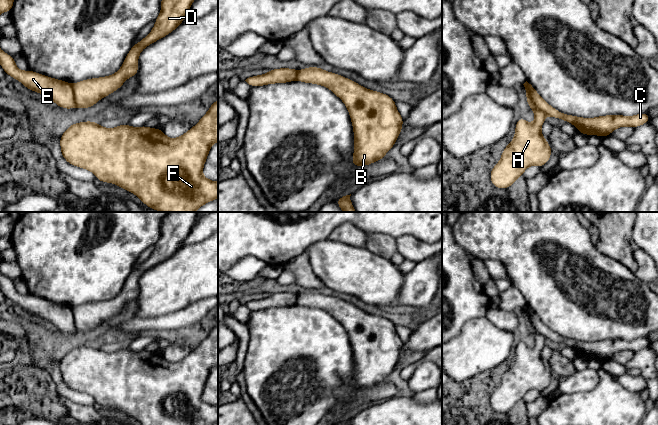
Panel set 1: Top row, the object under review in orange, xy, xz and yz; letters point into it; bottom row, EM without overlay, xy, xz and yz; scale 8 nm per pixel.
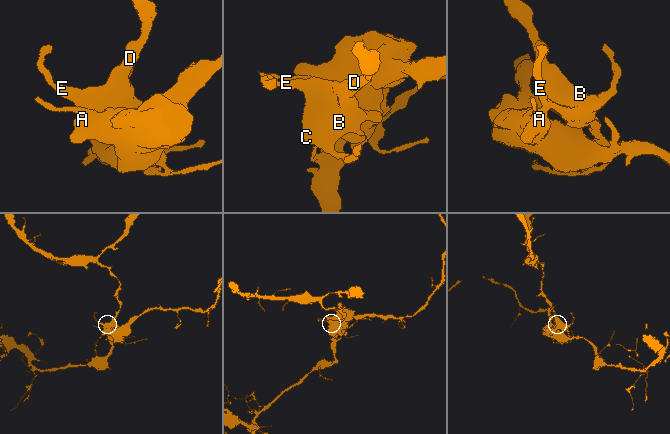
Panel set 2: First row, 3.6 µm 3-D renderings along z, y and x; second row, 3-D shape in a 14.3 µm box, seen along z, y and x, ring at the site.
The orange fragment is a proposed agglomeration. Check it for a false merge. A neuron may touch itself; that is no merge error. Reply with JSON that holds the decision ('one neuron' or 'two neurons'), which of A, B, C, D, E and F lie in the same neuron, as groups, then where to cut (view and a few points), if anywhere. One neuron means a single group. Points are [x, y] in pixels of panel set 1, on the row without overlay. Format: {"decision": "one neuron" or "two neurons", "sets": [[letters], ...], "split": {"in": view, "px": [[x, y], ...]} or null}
{"decision": "two neurons", "sets": [["A", "E", "F"], ["B", "C", "D"]], "split": {"in": "yz", "px": [[526, 310], [534, 329], [544, 339]]}}

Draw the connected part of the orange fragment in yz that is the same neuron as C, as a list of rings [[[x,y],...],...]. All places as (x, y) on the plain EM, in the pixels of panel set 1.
[[[527,305],[523,309],[529,313],[535,332],[541,334],[544,339],[549,339],[575,349],[579,357],[587,360],[594,358],[603,362],[611,359],[616,352],[636,352],[650,345],[649,337],[639,337],[631,341],[616,338],[597,340],[595,342],[583,342],[565,338],[549,329]]]

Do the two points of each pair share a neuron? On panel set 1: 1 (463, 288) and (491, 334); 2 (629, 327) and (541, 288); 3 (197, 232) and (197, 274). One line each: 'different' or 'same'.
1: different
2: same
3: different

